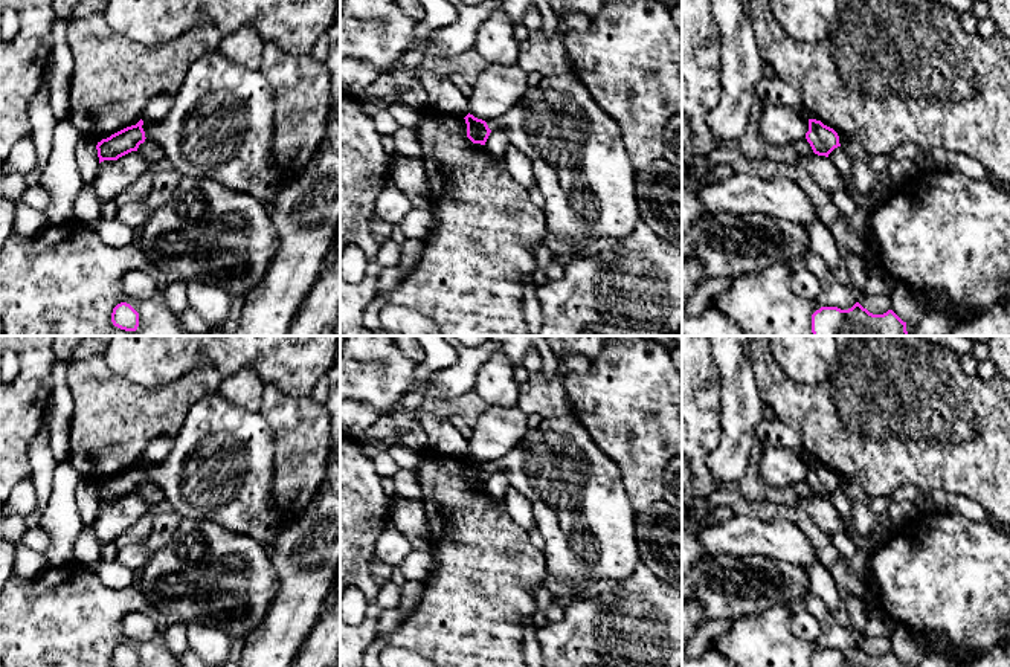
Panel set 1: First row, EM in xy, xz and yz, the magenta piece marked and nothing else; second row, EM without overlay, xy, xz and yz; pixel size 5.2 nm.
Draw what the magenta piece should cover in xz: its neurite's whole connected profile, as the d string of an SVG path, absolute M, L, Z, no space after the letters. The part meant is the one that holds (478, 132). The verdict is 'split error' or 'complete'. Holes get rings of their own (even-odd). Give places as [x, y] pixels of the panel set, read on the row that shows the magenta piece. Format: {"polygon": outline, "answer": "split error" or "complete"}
{"polygon": "M572 70L557 76L543 76L540 84L529 87L500 119L485 122L470 113L464 119L467 137L473 143L485 145L493 130L503 130L510 137L510 145L528 157L536 185L545 197L546 227L565 249L574 249L601 237L624 238L641 221L636 197L638 171L626 151L621 128L603 111Z", "answer": "split error"}

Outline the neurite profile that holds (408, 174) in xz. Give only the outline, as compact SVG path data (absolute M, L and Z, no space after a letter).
M395 154L389 182L410 200L413 208L429 208L430 188L421 157Z

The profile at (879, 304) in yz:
M867 295L857 302L873 314L883 314L891 310L891 295Z

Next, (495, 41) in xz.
M494 11L478 29L473 49L487 64L513 66L519 60L519 41L513 21L502 11Z

